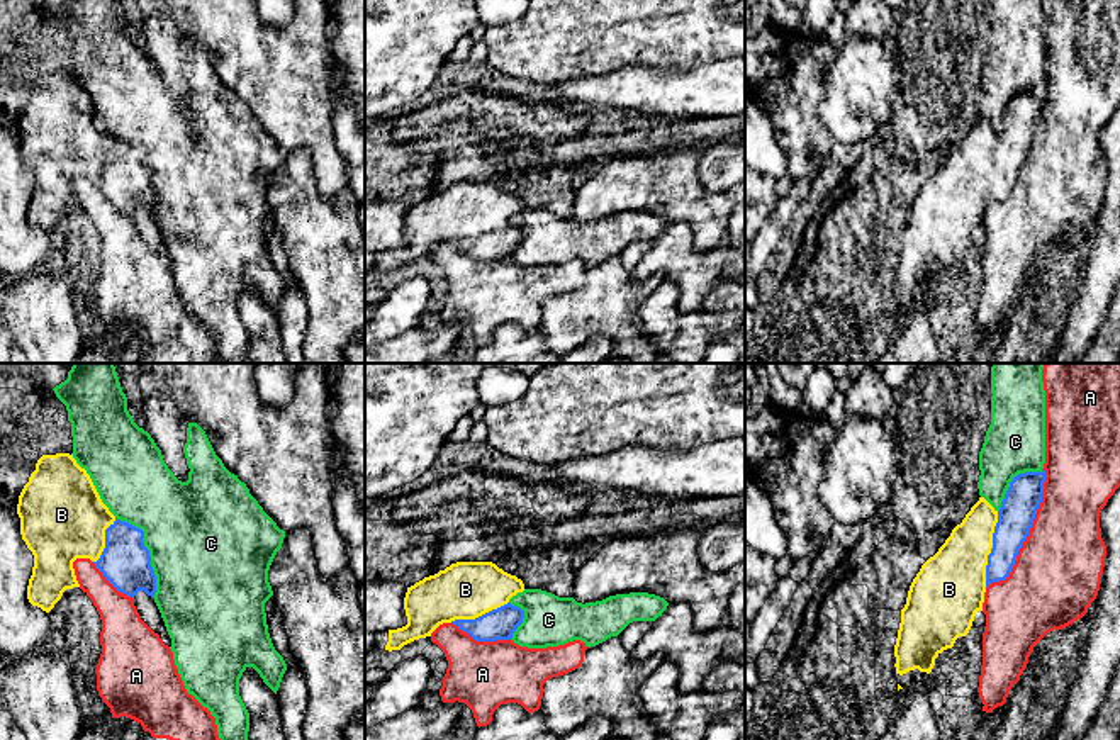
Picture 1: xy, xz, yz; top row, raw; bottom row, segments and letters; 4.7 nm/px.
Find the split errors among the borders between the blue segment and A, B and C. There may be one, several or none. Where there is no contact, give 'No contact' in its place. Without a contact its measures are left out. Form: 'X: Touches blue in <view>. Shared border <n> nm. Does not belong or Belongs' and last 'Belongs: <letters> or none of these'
A: Touches blue in yz. Shared border 650 nm. Does not belong
B: Touches blue in yz. Shared border 360 nm. Belongs
C: Touches blue in xy. Shared border 440 nm. Does not belong
Belongs: B

